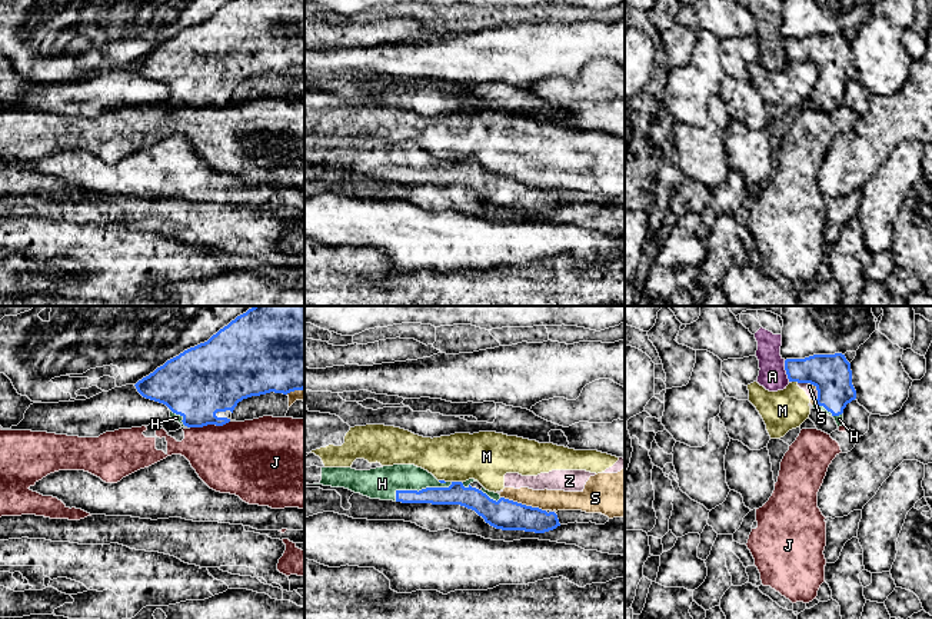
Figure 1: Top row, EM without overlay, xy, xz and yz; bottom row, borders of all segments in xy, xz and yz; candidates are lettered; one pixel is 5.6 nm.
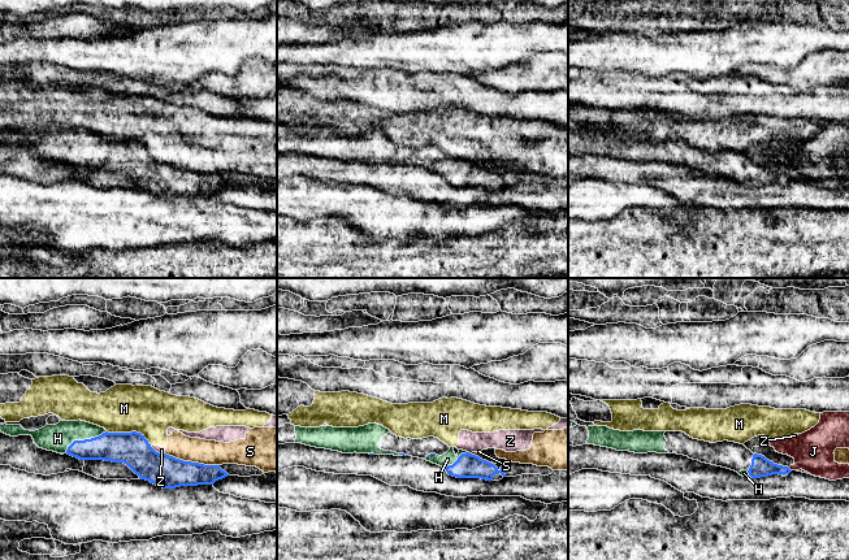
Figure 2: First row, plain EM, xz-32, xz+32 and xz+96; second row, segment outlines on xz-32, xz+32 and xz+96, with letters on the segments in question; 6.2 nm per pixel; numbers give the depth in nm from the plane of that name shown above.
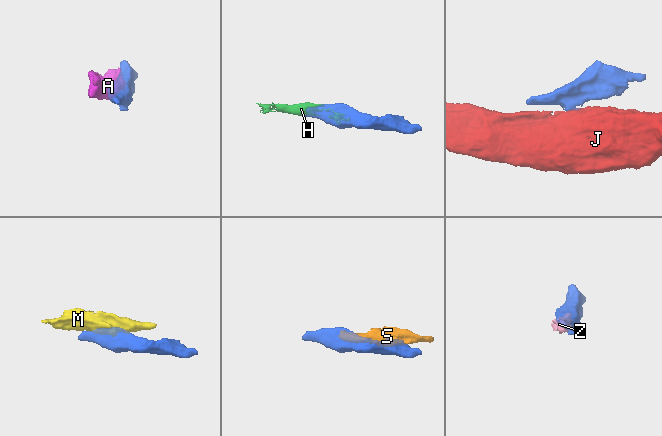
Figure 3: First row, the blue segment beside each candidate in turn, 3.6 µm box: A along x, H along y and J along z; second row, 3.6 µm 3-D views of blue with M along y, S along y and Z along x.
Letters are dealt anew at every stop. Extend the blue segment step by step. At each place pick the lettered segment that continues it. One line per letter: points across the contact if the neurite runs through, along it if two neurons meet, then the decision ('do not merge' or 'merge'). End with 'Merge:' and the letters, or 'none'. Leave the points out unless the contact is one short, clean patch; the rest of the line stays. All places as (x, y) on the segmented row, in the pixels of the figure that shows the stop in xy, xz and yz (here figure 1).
A: do not merge
H: merge
J: border xy (229, 421), (222, 425), (190, 428); do not merge
M: border xz (452, 481), (460, 482); do not merge
S: do not merge
Z: do not merge
Merge: H

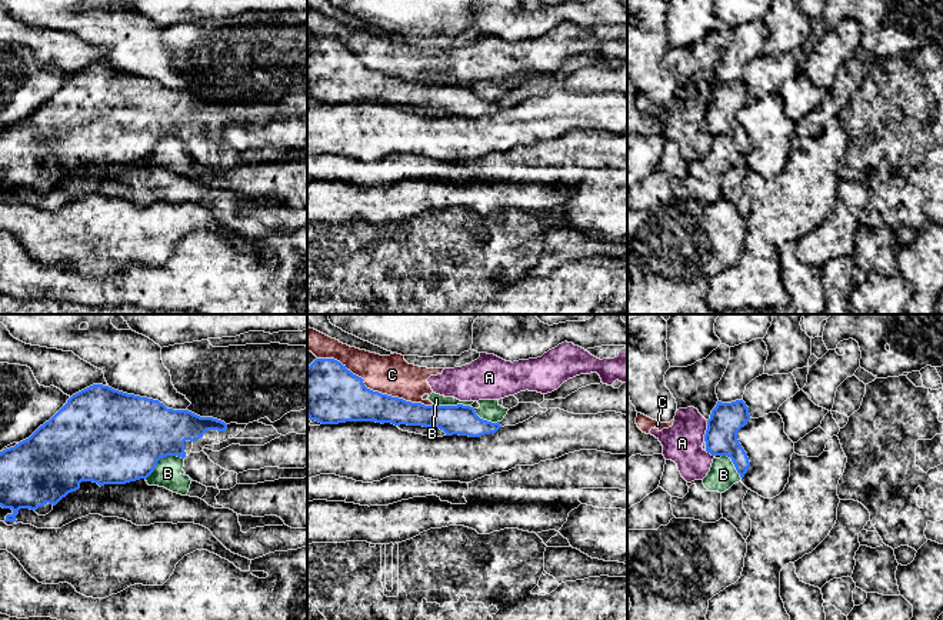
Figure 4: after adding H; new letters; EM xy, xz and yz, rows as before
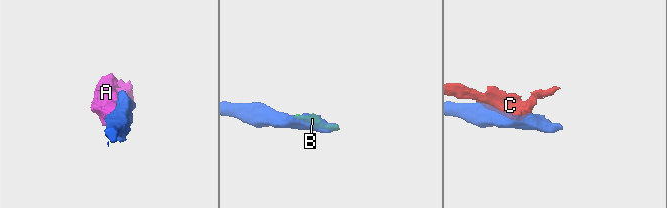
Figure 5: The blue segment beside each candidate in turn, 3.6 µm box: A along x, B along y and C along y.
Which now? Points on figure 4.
A: border yz (707, 420), (703, 440); do not merge
B: border xy (183, 457), (163, 456), (146, 479); do not merge
C: do not merge
Merge: none

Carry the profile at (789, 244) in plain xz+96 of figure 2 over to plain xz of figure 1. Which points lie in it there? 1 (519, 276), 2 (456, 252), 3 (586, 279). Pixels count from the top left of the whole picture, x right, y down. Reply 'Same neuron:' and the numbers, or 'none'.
Same neuron: 1, 3

